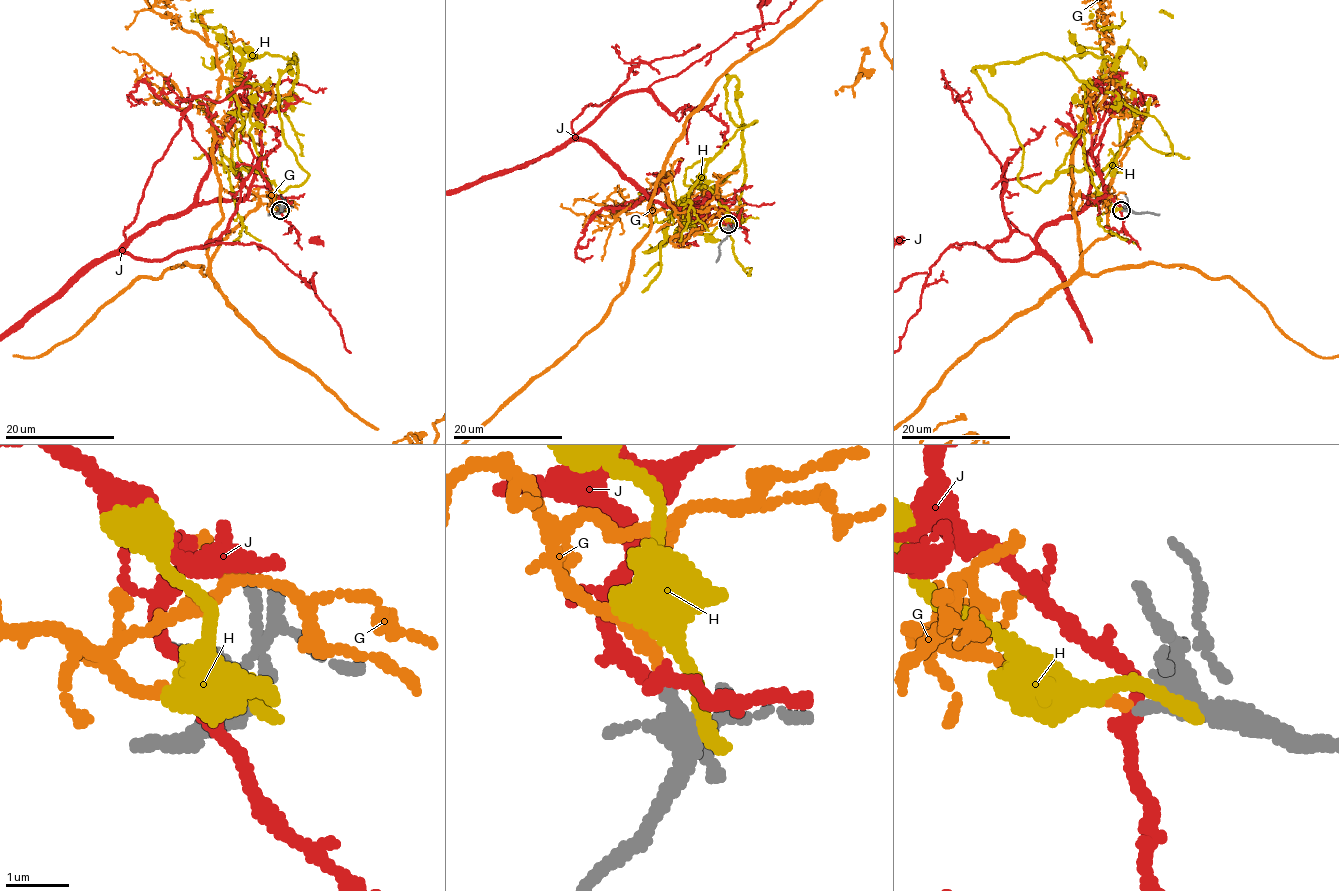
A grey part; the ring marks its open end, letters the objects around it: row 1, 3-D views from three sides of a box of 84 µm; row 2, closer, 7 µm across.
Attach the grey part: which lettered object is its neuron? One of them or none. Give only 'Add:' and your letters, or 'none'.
Add: G

